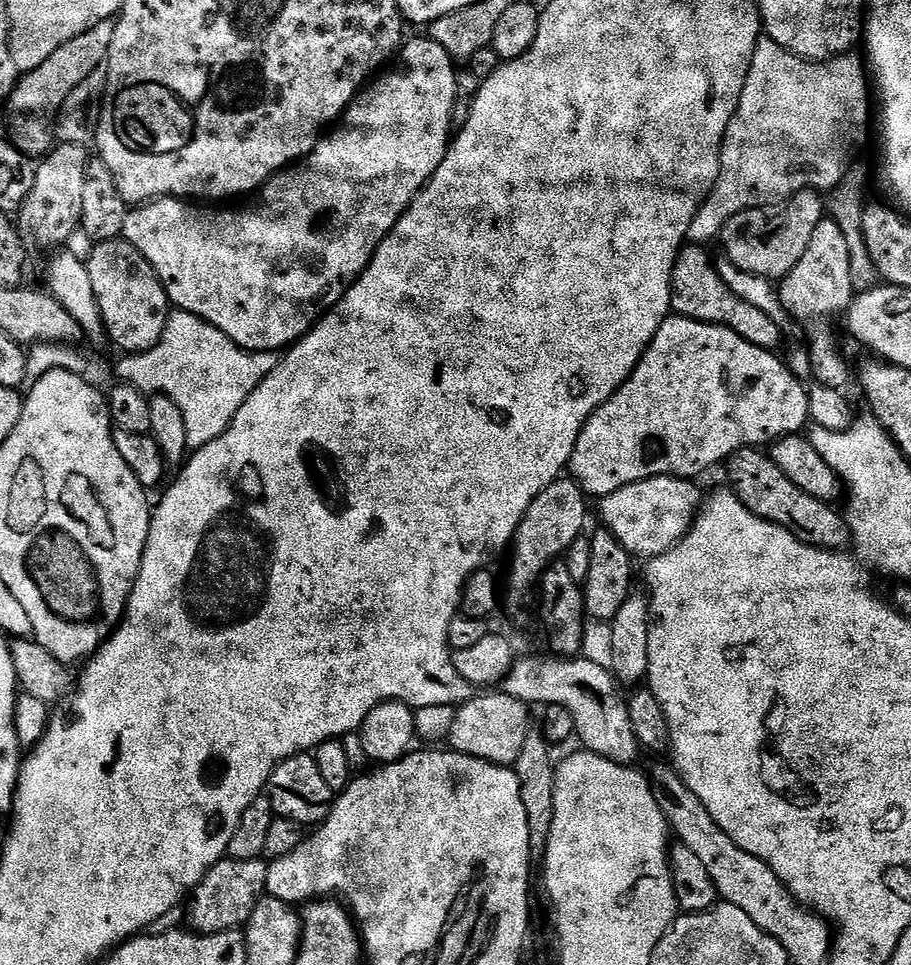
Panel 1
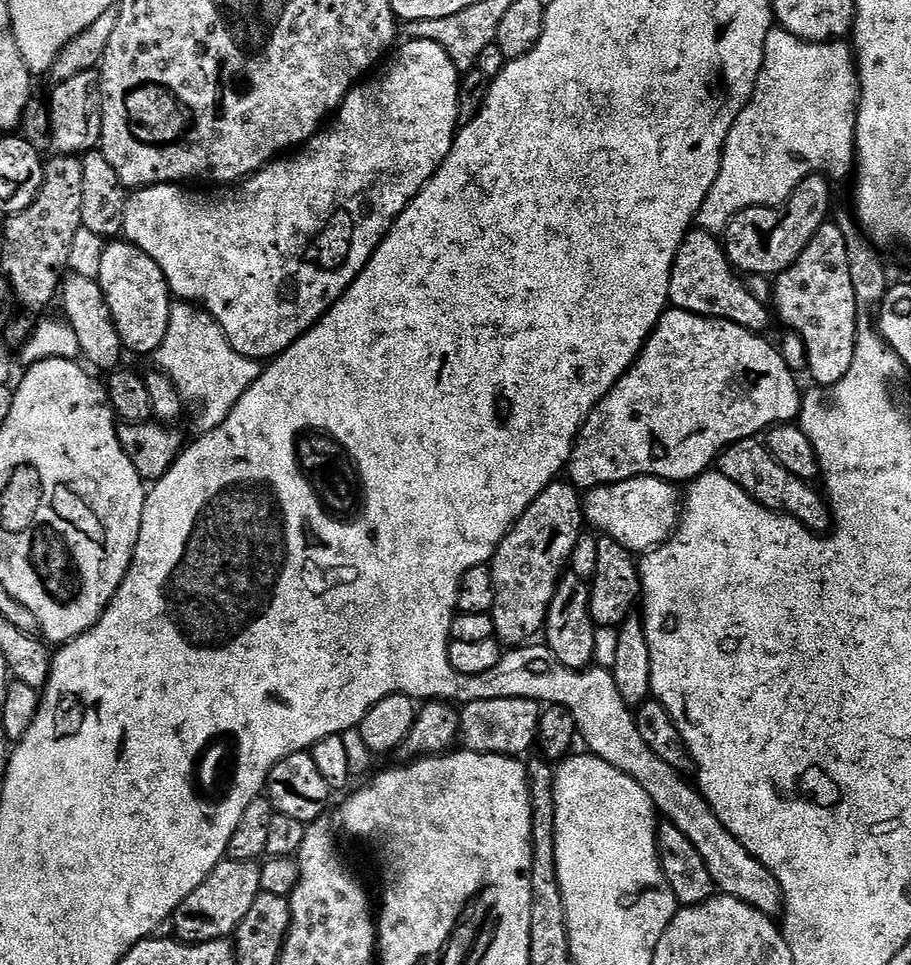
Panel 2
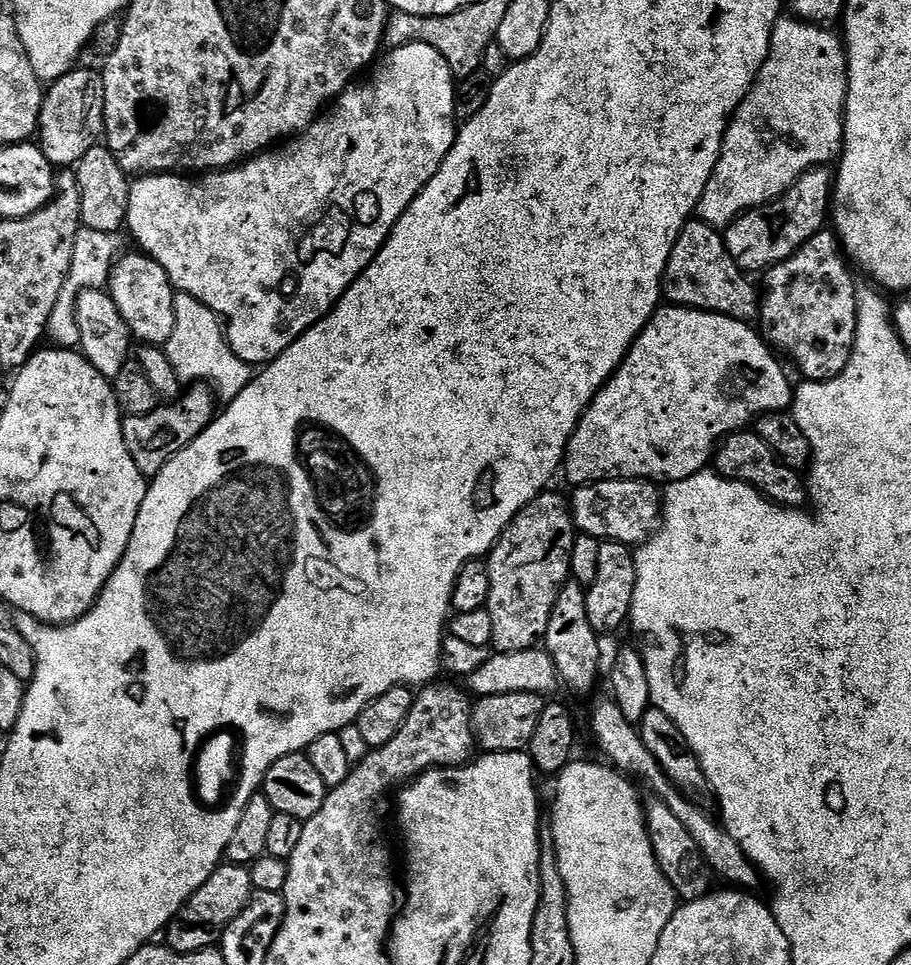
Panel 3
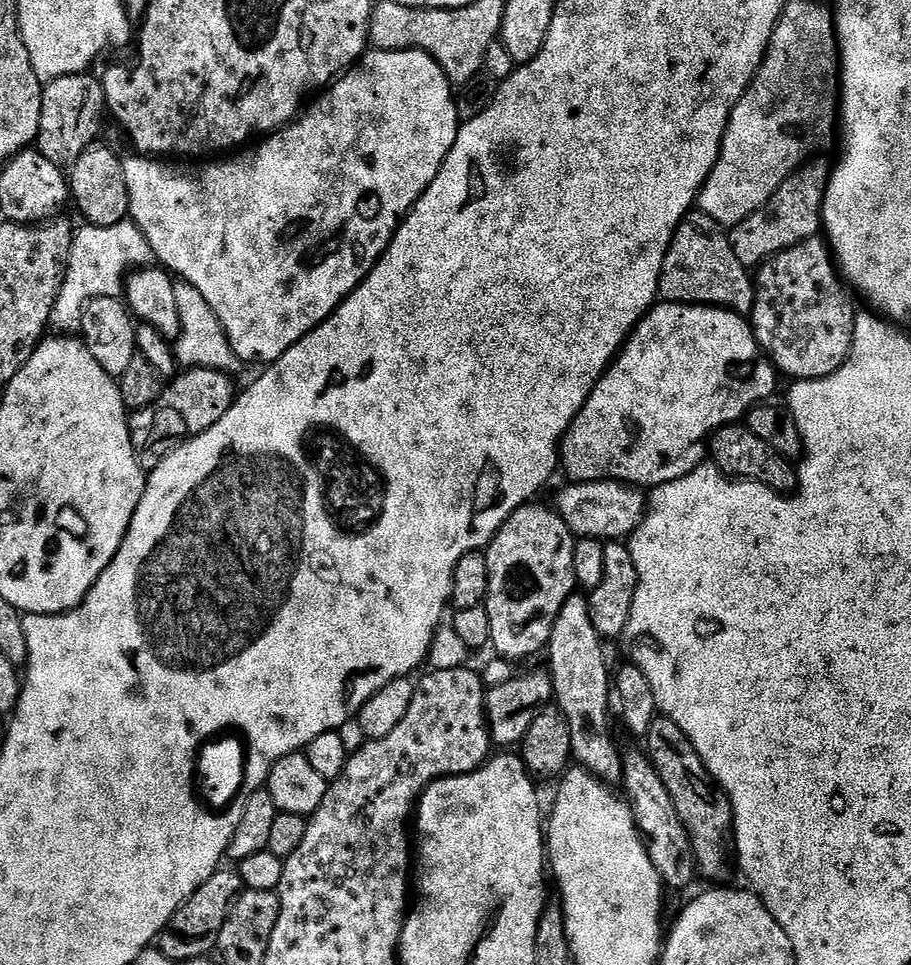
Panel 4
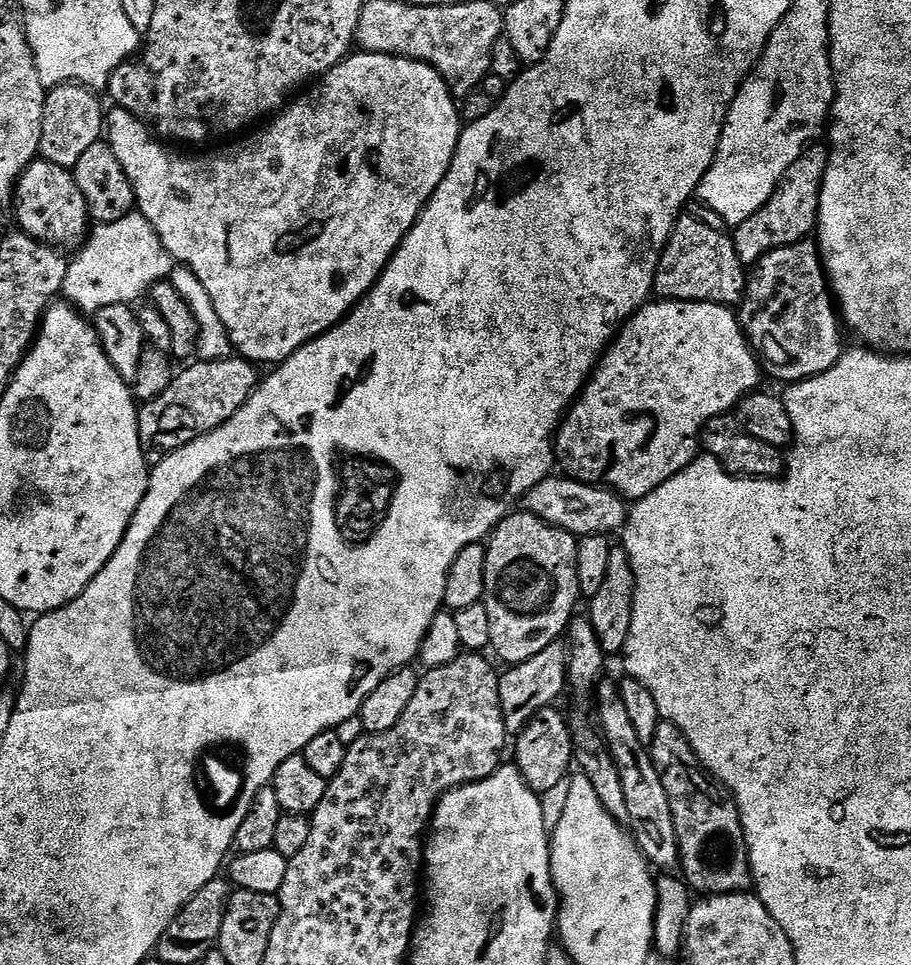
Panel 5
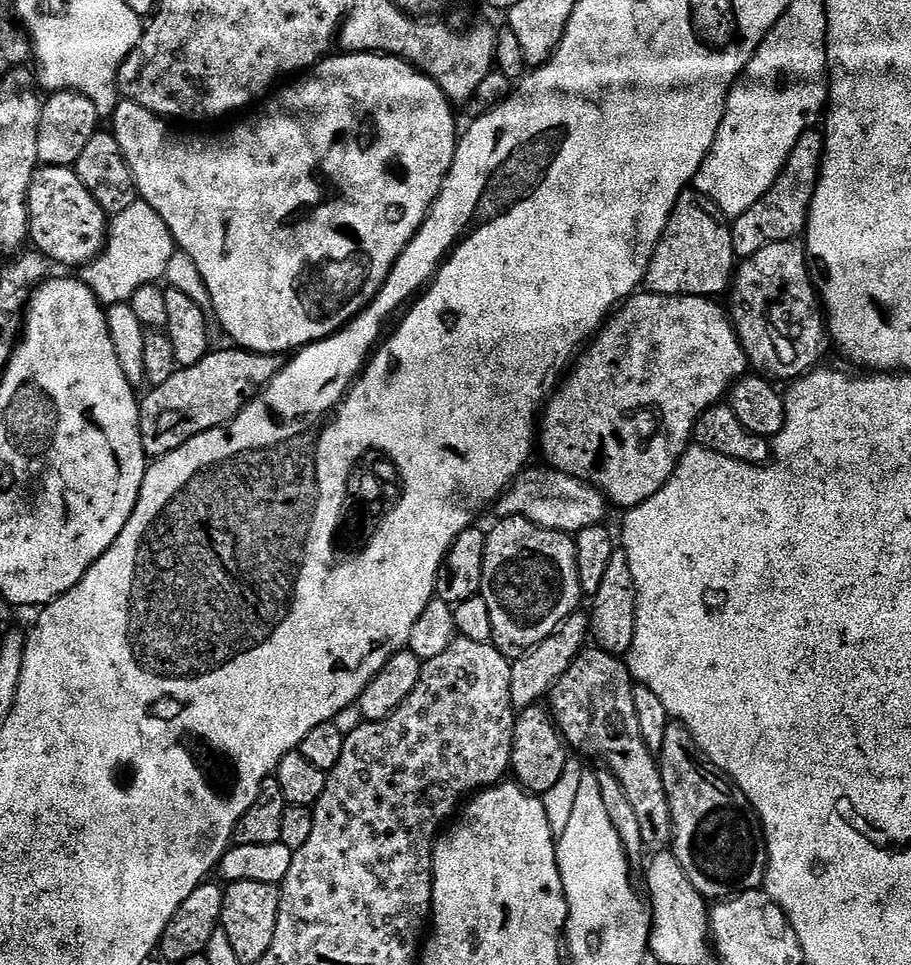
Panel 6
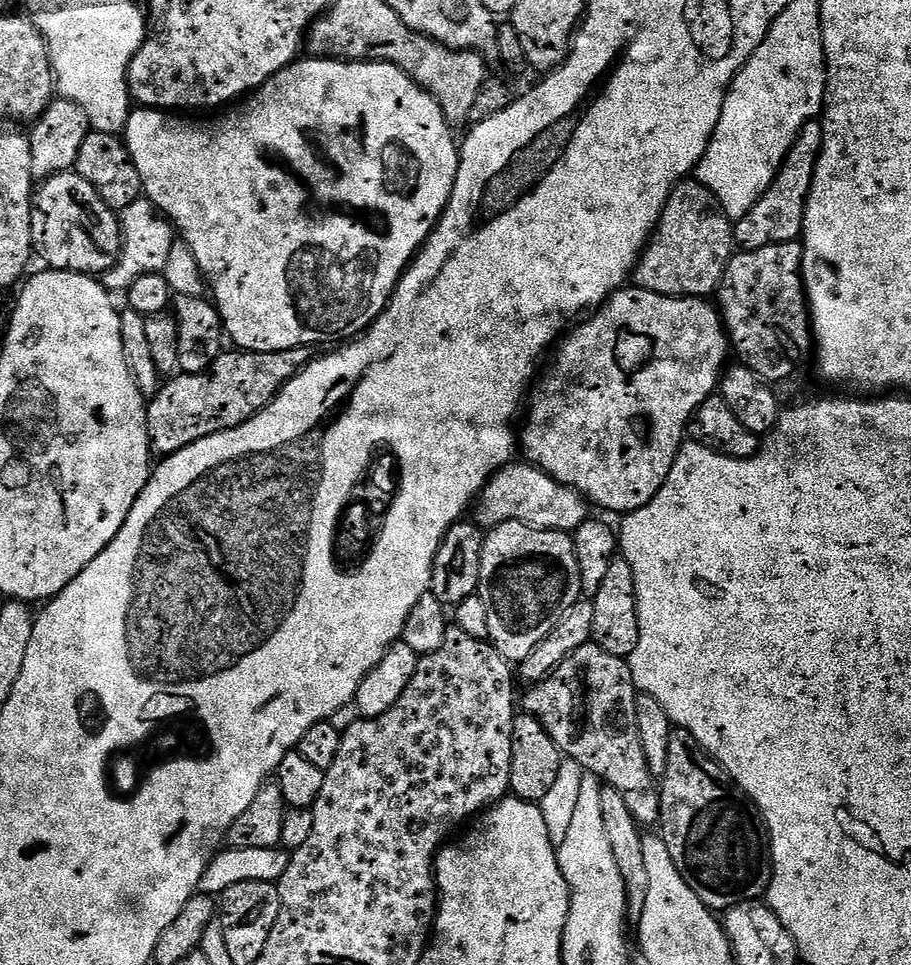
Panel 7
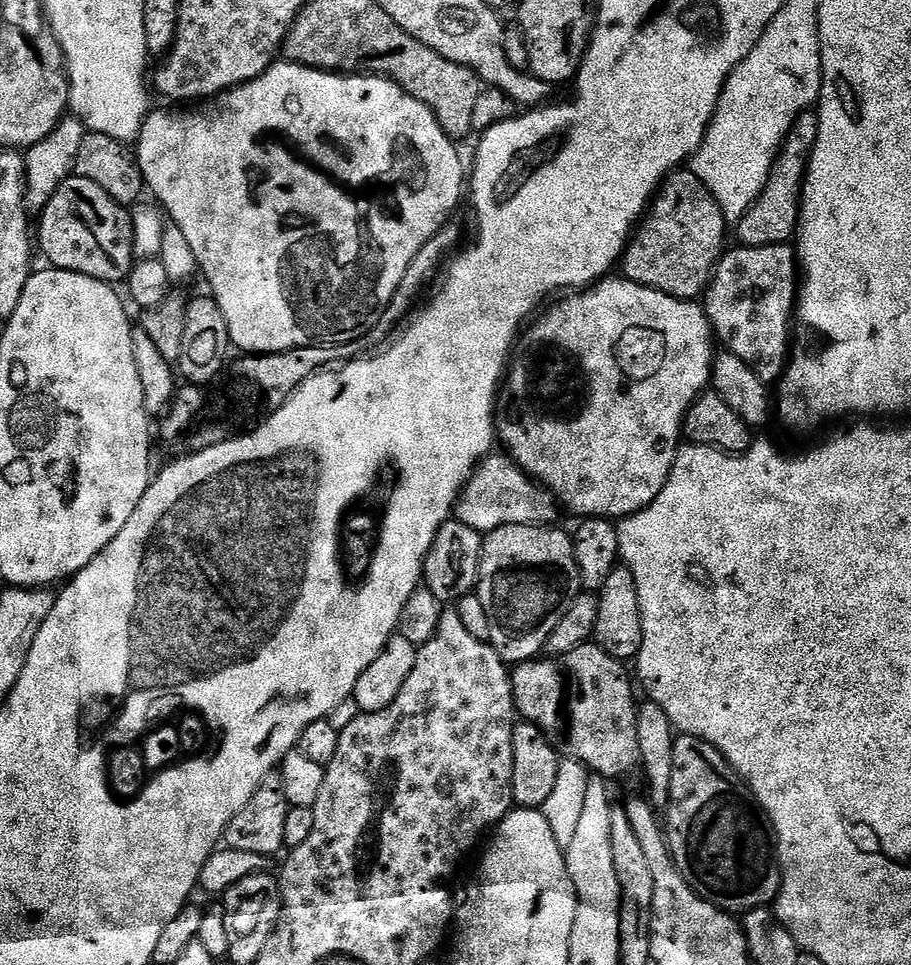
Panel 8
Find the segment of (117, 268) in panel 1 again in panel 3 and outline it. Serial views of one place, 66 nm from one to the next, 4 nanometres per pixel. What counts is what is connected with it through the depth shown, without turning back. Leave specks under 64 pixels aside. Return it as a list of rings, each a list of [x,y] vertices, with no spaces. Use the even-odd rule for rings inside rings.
[[[143,254],[135,255],[119,257],[112,268],[106,291],[114,298],[118,314],[122,314],[126,326],[141,345],[163,346],[174,334],[174,298],[177,291],[172,287],[170,274],[166,274],[156,260]]]

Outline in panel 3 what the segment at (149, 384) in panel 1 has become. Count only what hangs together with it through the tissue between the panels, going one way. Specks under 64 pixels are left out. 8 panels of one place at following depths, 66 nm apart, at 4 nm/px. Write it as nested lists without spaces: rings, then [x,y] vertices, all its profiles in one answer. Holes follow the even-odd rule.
[[[177,292],[174,298],[174,334],[163,345],[163,350],[170,358],[170,366],[174,366],[178,378],[185,385],[206,384],[224,402],[238,398],[238,394],[242,394],[254,379],[253,365],[234,354],[220,317],[198,302],[198,298],[185,292]]]

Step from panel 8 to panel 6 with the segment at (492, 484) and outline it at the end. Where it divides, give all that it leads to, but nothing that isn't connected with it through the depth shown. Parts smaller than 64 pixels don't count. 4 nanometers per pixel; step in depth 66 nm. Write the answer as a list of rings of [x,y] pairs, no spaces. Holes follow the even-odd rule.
[[[529,467],[521,472],[520,477],[508,488],[508,491],[496,501],[494,512],[497,517],[517,516],[526,518],[546,530],[575,534],[595,524],[604,524],[604,507],[606,501],[599,492],[589,484],[583,484],[573,476],[567,476],[557,468]]]

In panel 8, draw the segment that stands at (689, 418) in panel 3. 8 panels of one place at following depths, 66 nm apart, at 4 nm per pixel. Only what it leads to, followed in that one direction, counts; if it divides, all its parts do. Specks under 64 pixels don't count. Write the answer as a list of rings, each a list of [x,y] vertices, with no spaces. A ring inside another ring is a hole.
[[[605,278],[597,280],[595,284],[591,285],[587,290],[577,291],[575,294],[565,295],[563,298],[557,299],[555,302],[549,303],[543,309],[542,315],[523,333],[522,348],[524,344],[524,353],[515,357],[514,363],[511,365],[510,371],[506,376],[506,396],[508,392],[508,409],[503,409],[502,415],[498,420],[498,440],[502,445],[505,444],[507,455],[512,457],[512,460],[524,472],[528,473],[533,480],[544,485],[557,501],[565,509],[568,508],[576,515],[576,518],[587,518],[590,516],[602,516],[605,518],[623,518],[632,515],[633,512],[641,512],[644,507],[650,502],[654,502],[654,498],[658,498],[658,494],[662,490],[662,486],[666,486],[668,475],[672,472],[672,467],[676,461],[676,453],[682,447],[682,429],[684,427],[684,415],[688,412],[688,407],[697,400],[698,397],[709,387],[712,379],[712,361],[714,359],[714,351],[712,352],[712,344],[714,345],[714,333],[712,325],[708,323],[708,315],[704,313],[703,307],[699,303],[691,300],[679,300],[670,294],[662,294],[653,288],[647,288],[641,284],[636,284],[633,280],[625,280],[623,278]]]

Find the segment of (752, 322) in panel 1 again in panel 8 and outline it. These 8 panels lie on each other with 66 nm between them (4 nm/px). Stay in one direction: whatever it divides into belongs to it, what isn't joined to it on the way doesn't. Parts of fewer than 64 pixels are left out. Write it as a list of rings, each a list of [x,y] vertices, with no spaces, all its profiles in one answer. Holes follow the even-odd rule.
[[[677,169],[660,185],[659,193],[653,199],[638,231],[629,239],[622,257],[623,279],[633,280],[636,284],[653,288],[662,294],[670,294],[679,300],[695,301],[703,297],[716,267],[720,265],[720,259],[724,256],[724,231],[724,215],[710,190],[706,190],[705,184],[691,169]]]

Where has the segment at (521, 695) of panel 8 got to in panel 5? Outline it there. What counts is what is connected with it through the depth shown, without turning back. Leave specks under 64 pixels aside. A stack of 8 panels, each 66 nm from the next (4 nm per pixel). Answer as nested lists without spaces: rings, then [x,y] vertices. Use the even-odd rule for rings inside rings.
[[[601,683],[594,693],[594,700],[598,705],[598,727],[618,766],[618,774],[622,774],[626,810],[630,810],[632,824],[641,828],[640,836],[638,835],[640,851],[653,869],[675,869],[680,863],[680,847],[674,830],[674,814],[670,810],[670,798],[666,794],[666,786],[662,786],[662,778],[658,778],[658,770],[652,761],[651,751],[638,738],[634,725],[630,722],[630,714],[626,706],[622,706],[620,689],[615,683]]]

